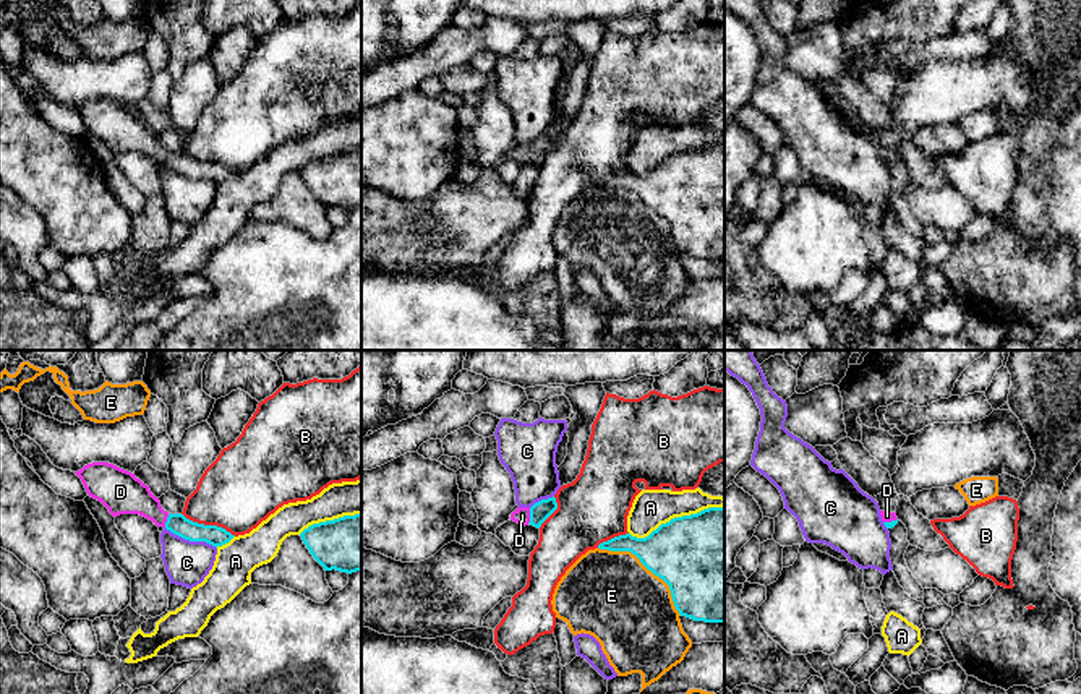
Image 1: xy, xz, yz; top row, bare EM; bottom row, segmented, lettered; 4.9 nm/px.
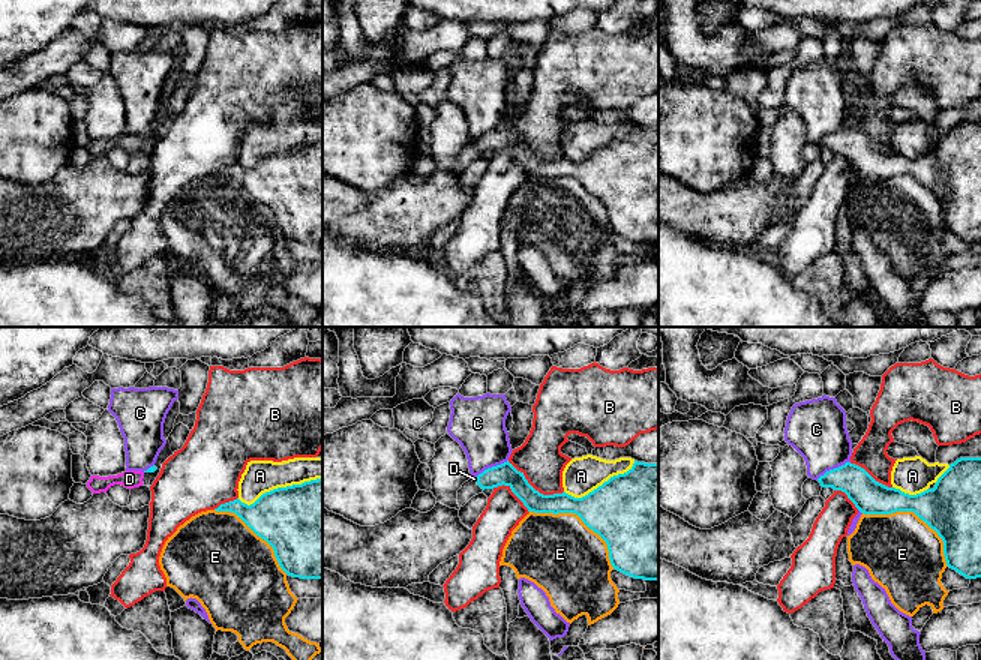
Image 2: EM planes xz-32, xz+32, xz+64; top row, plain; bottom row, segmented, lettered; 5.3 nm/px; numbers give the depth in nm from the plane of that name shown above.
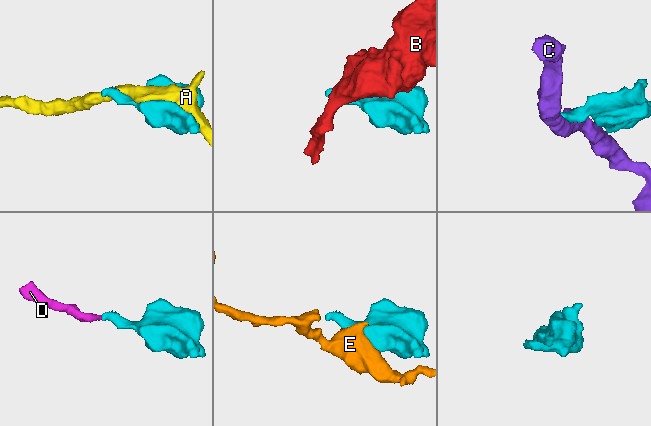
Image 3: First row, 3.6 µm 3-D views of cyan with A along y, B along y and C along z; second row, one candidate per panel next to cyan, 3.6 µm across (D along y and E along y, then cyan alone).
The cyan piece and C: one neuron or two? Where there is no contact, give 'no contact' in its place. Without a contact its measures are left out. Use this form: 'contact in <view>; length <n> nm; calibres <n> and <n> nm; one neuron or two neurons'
contact in xy; length 280 nm; calibres 100 and 220 nm; two neurons

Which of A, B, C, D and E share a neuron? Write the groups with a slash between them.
A / B / C / D / E

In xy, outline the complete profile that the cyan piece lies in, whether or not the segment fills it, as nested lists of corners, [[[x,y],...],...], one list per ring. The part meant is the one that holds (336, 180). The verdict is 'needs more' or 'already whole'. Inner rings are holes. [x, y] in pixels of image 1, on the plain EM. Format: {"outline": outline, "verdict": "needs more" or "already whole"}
{"outline": [[[361,151],[313,161],[300,174],[324,208],[361,208]]], "verdict": "already whole"}

